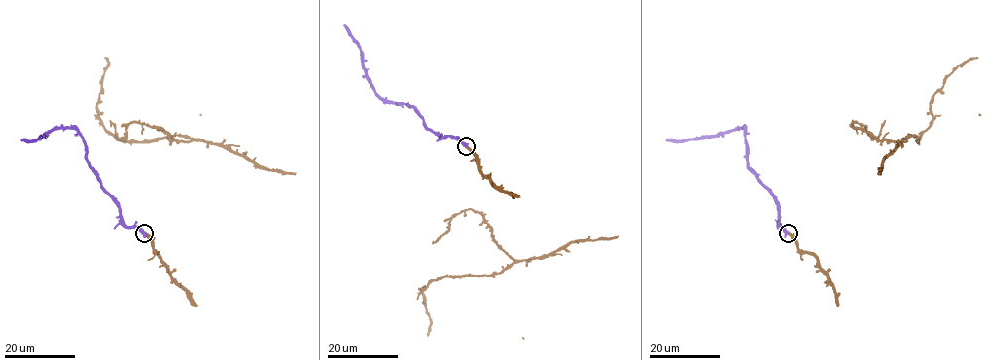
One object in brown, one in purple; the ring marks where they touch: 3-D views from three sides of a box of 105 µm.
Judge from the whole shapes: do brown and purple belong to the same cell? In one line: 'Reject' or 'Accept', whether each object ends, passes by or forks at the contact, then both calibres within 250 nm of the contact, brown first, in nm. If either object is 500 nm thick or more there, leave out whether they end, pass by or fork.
Accept. Thickness 500 nm (brown) against 440 nm

